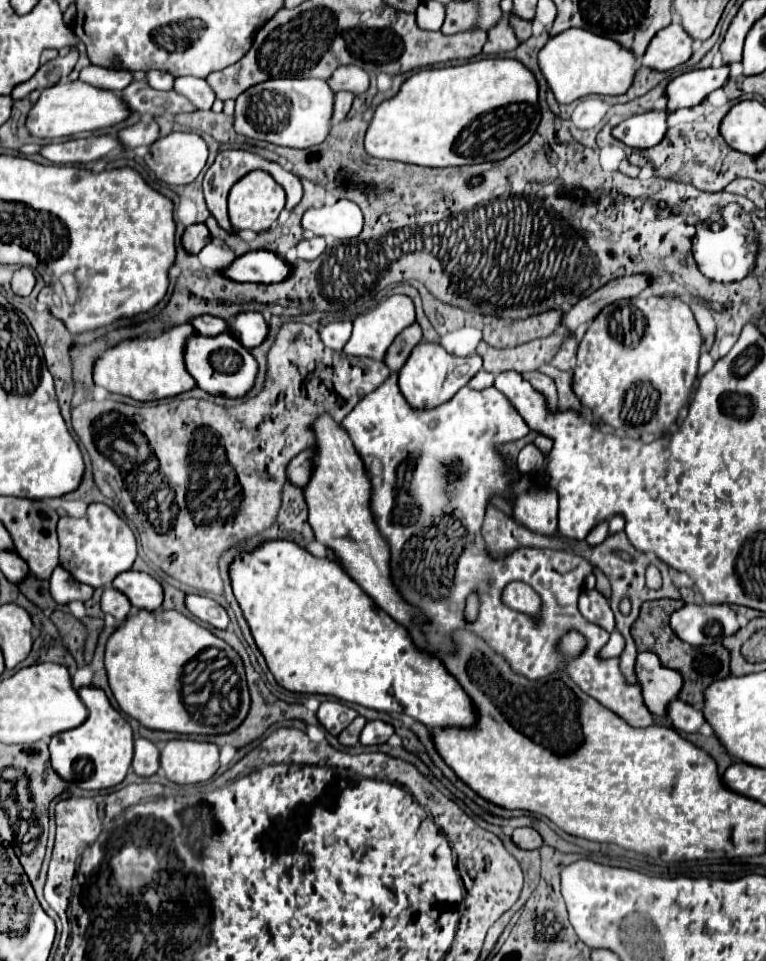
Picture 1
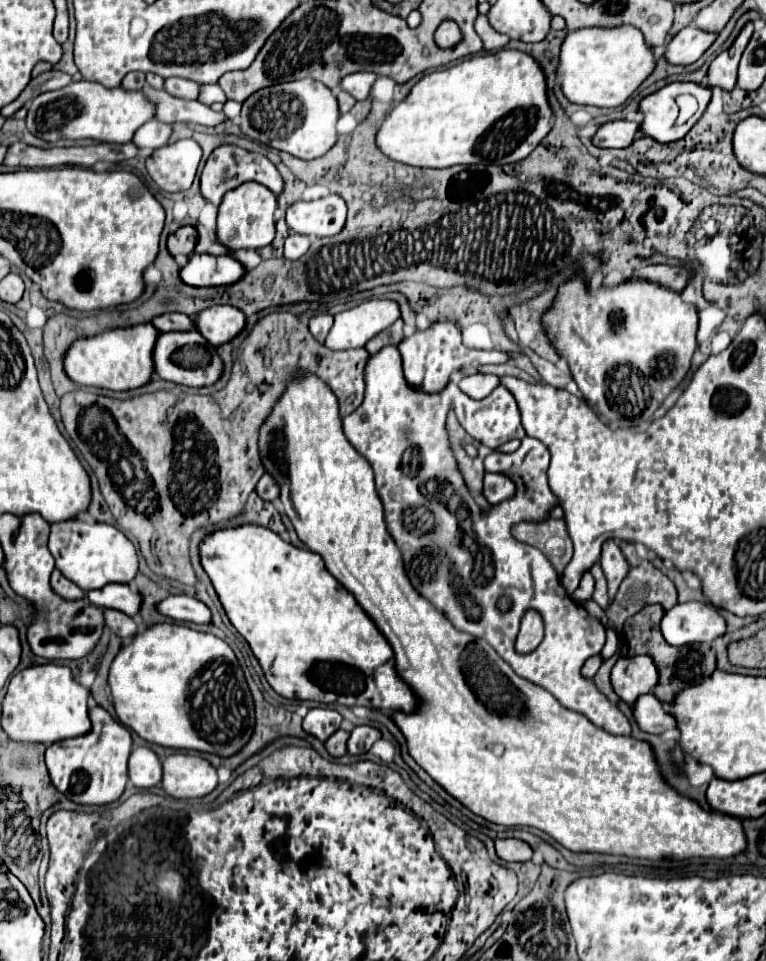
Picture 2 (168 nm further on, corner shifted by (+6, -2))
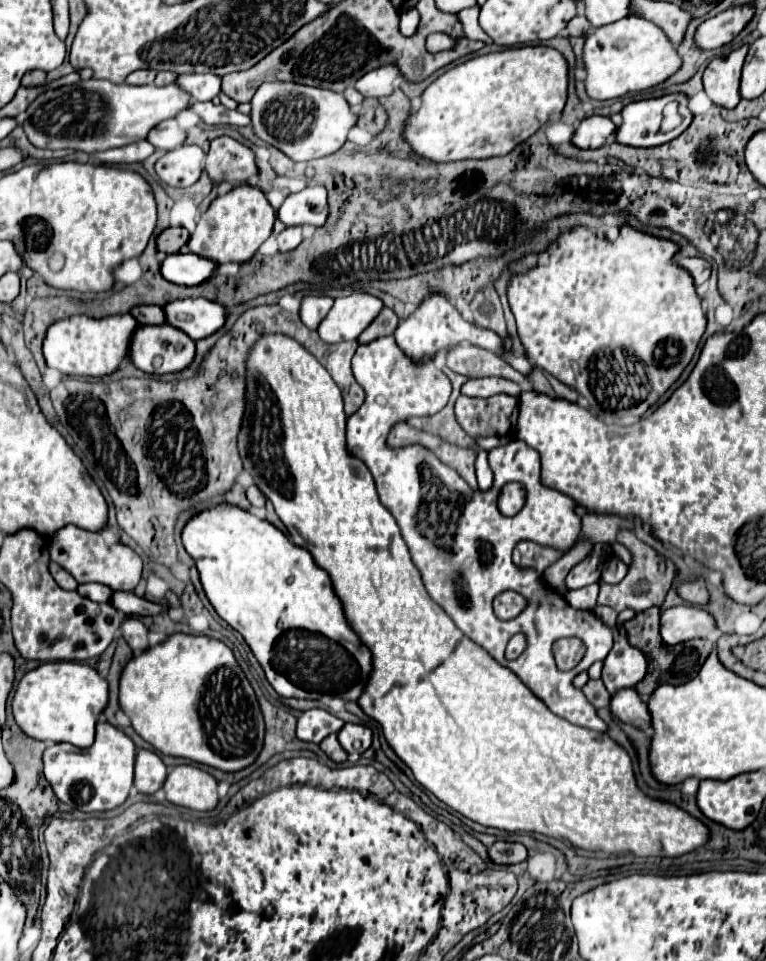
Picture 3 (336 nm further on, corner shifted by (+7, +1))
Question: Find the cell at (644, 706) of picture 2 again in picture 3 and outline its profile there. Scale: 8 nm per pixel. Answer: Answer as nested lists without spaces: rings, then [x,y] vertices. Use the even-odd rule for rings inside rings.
[[[627,688],[623,692],[617,692],[611,698],[611,712],[625,724],[637,726],[637,728],[649,728],[651,726],[651,712],[645,700],[635,692],[635,688]]]

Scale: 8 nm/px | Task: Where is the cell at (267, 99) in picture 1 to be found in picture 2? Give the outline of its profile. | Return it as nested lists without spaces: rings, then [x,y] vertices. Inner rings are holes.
[[[312,77],[278,83],[250,95],[242,105],[240,129],[246,137],[310,161],[326,155],[336,143],[336,121],[340,117],[336,95]]]

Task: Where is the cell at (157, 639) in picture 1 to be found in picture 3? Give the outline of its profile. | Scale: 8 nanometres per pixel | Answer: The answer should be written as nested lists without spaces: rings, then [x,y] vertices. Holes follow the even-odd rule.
[[[175,632],[157,646],[149,646],[139,656],[131,658],[119,678],[119,706],[129,716],[135,732],[157,752],[167,756],[181,756],[225,772],[235,772],[249,766],[263,746],[263,716],[255,692],[233,652],[217,638]]]

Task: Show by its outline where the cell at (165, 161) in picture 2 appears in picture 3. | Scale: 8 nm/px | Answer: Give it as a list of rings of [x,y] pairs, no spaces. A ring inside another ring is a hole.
[[[183,144],[181,148],[169,150],[155,162],[155,172],[161,182],[173,188],[185,188],[199,180],[203,170],[205,154],[199,146]]]

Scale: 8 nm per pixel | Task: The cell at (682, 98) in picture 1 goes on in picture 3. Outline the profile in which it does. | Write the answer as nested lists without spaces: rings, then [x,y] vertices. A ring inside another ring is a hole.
[[[683,92],[667,94],[661,98],[649,98],[649,100],[637,100],[623,108],[623,124],[617,128],[617,142],[627,146],[661,146],[665,142],[671,142],[681,132],[687,130],[687,126],[693,122],[693,114],[687,108],[689,96]],[[671,100],[677,100],[681,104],[681,112],[685,114],[685,120],[681,126],[677,126],[671,132],[661,132],[663,122],[663,106]]]

